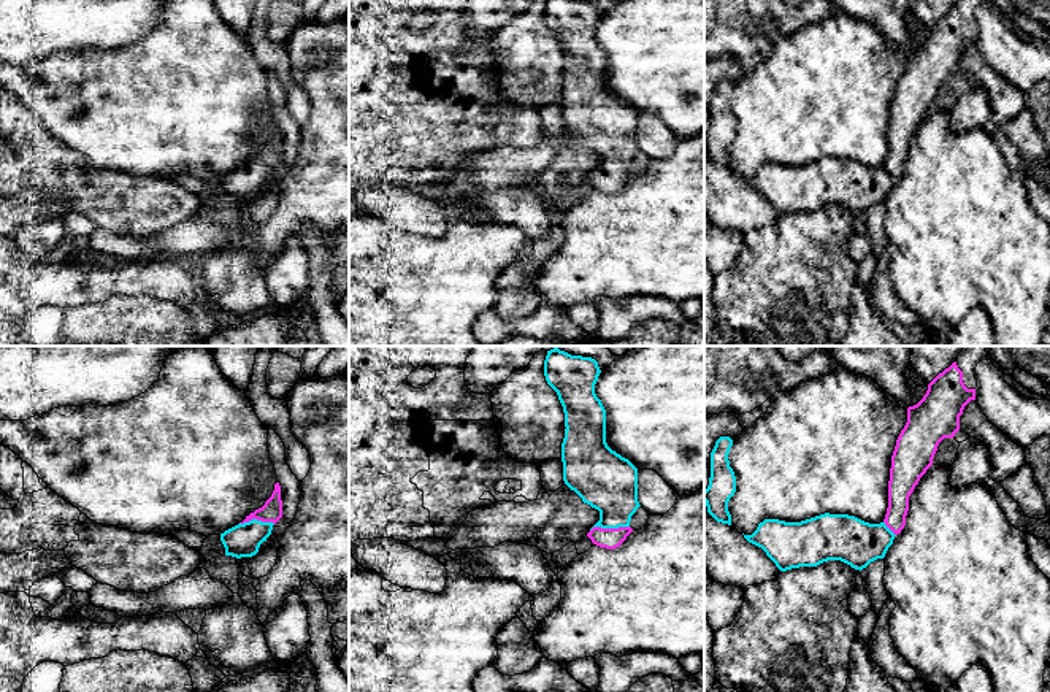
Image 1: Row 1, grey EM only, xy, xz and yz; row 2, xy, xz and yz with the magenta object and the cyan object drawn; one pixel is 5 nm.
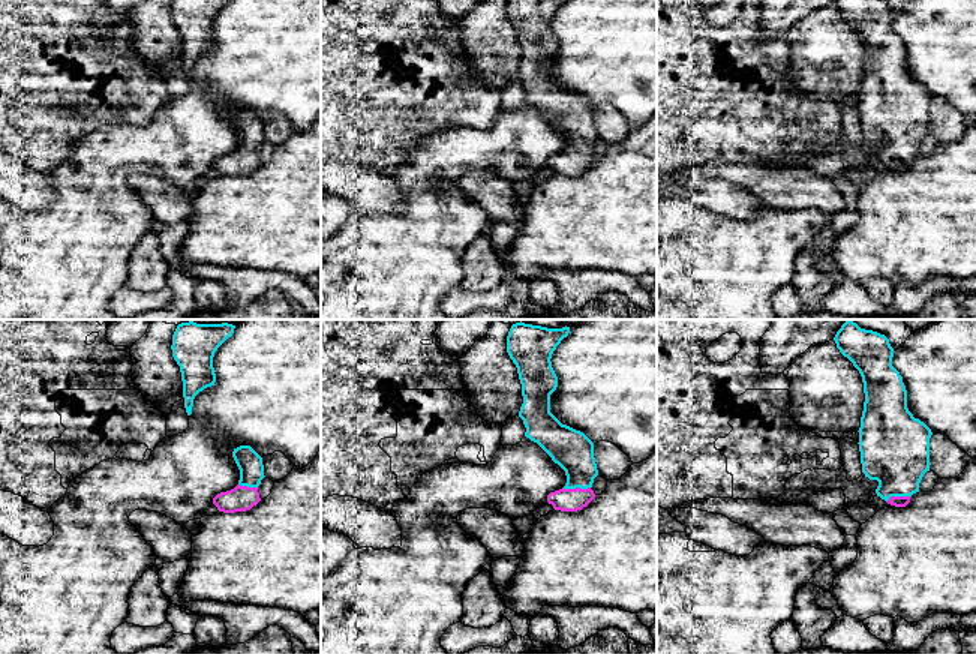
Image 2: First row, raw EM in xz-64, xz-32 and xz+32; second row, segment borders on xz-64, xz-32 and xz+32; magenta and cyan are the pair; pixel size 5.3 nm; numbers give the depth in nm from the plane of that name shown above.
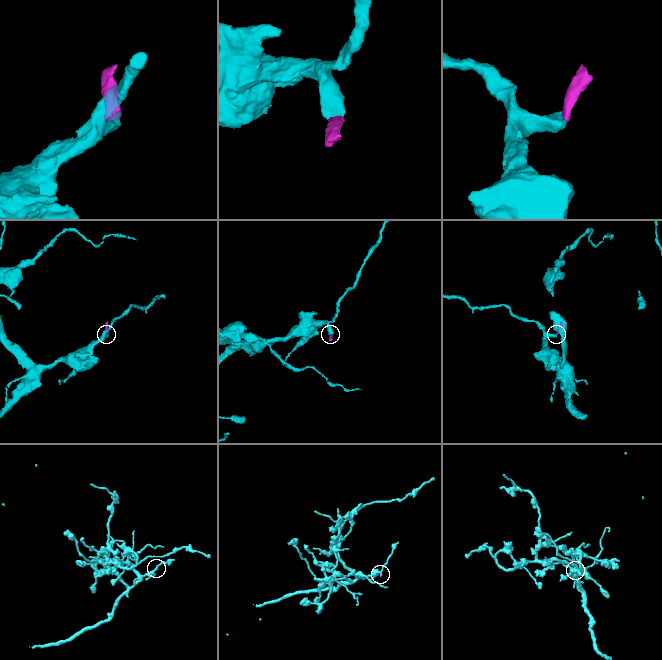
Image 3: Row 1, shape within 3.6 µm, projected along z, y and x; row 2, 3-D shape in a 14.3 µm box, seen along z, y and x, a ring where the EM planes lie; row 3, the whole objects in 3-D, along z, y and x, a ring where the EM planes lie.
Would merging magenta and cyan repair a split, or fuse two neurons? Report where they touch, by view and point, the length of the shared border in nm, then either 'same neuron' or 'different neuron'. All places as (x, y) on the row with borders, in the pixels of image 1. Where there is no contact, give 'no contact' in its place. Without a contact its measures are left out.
xz (609, 529) | 200 nm | same neuron

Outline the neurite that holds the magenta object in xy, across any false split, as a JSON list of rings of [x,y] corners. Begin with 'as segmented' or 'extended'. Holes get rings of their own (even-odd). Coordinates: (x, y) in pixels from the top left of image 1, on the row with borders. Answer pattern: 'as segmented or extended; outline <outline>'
extended; outline [[[274,484],[271,497],[265,505],[238,525],[220,533],[220,541],[225,548],[225,556],[236,559],[252,557],[259,548],[271,535],[273,525],[282,517],[281,486]]]

